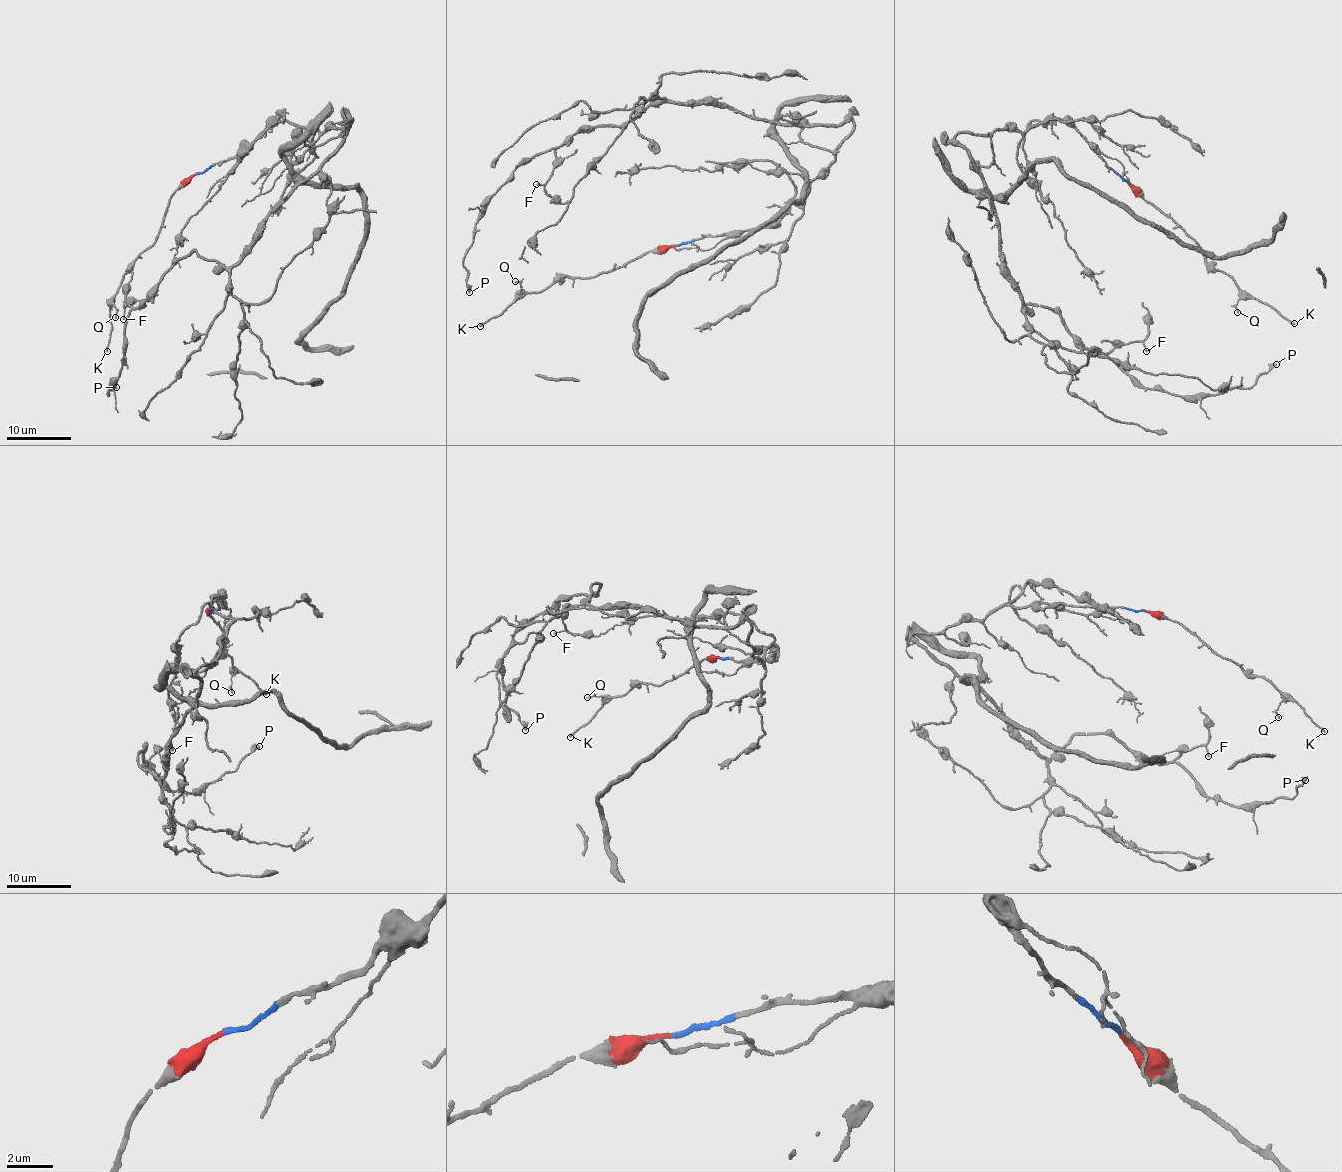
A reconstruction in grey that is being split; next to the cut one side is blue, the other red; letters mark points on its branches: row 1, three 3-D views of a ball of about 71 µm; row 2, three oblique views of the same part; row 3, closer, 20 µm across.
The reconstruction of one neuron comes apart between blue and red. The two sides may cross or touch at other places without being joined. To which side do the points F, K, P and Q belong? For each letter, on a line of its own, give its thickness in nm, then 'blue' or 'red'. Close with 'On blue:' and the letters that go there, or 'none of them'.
F: calibre 110 nm; blue
K: calibre 180 nm; red
P: calibre 240 nm; blue
Q: calibre 70 nm; red
On blue: F, P

